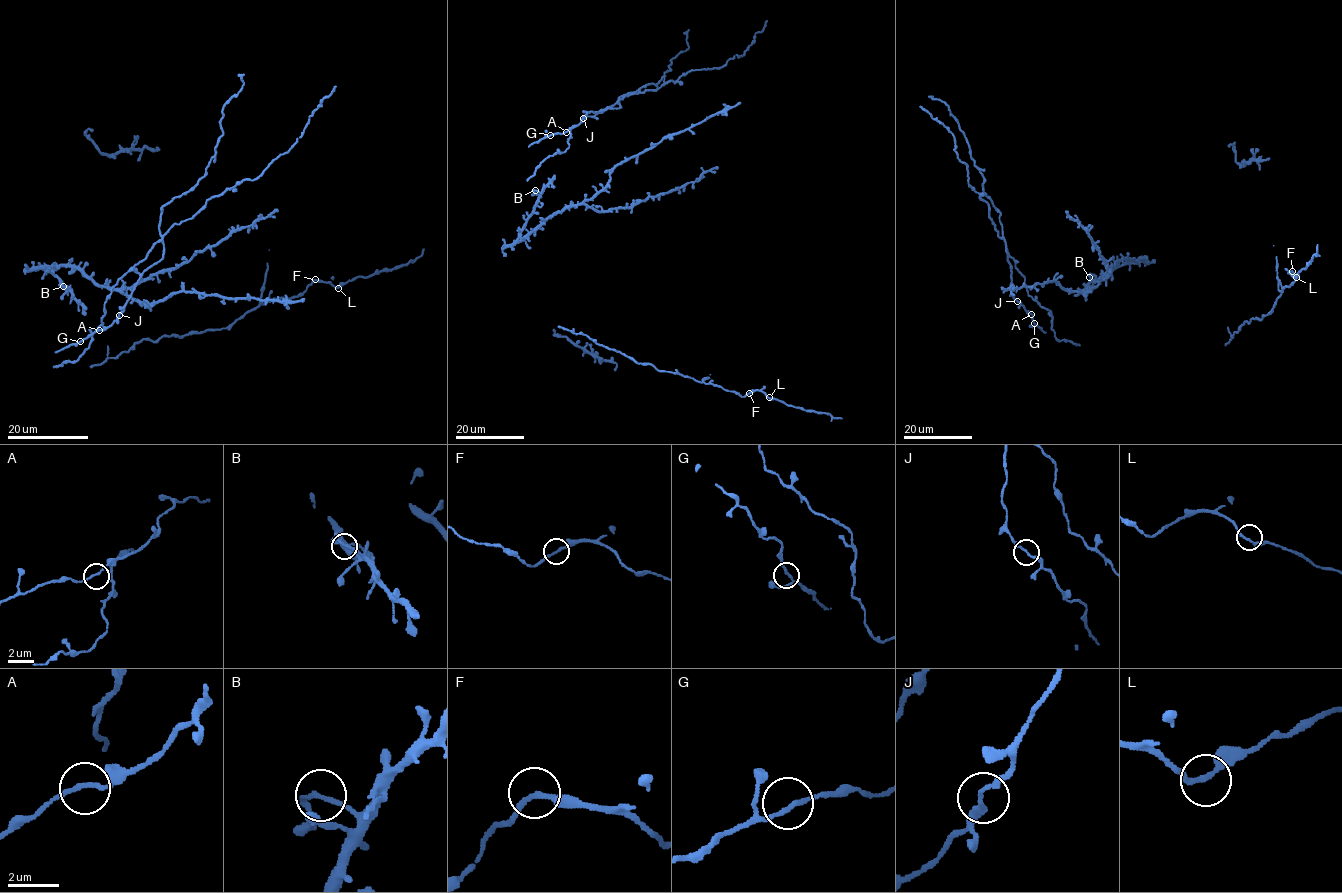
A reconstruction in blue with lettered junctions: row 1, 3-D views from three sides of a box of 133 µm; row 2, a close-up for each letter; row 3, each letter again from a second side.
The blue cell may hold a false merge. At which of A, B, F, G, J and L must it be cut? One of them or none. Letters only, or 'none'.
none

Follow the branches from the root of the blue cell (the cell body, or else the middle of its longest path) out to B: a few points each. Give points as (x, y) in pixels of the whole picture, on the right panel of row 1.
B: (1136, 262), (1118, 265), (1099, 278), (1089, 277)

